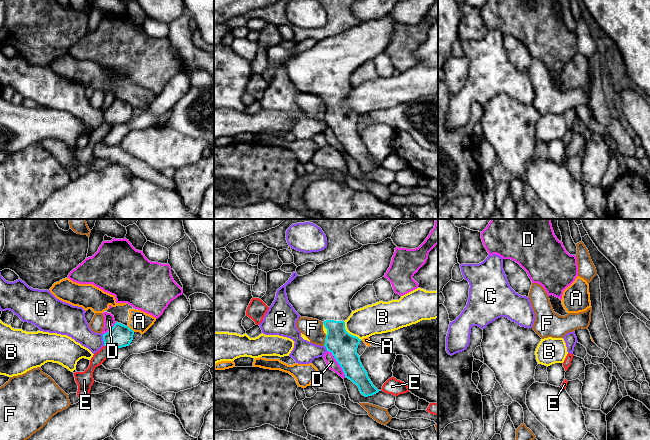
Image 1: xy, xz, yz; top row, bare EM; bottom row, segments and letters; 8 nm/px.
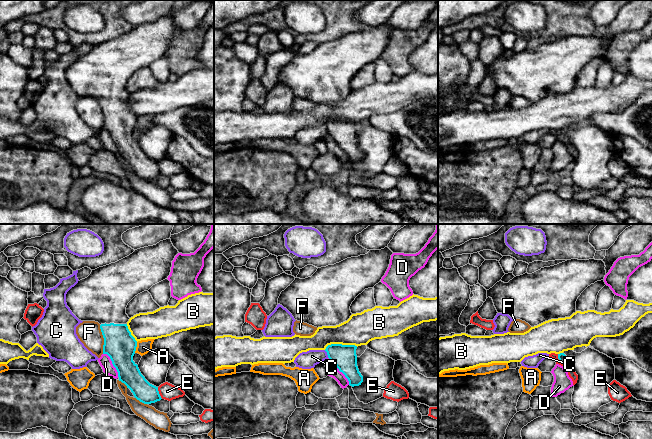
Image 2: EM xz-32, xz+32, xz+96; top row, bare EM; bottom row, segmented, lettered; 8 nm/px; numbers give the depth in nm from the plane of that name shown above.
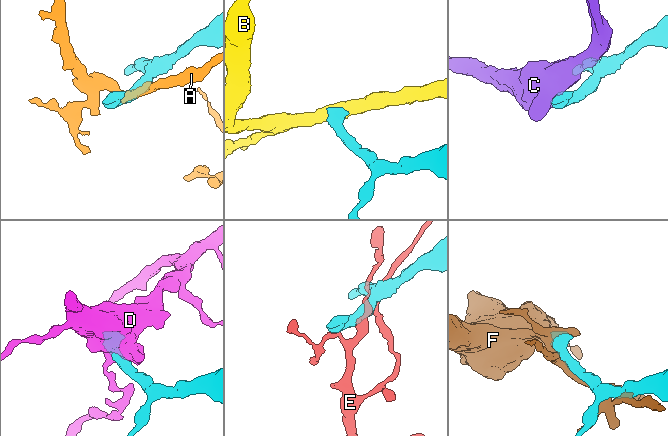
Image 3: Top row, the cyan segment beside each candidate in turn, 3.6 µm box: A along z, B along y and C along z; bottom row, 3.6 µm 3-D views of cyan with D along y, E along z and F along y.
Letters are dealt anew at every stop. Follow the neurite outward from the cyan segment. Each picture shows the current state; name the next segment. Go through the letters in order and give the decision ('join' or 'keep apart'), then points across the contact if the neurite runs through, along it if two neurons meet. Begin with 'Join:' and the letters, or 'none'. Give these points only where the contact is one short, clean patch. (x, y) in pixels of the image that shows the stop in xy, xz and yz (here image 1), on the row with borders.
Join: none
A: keep apart; border along xy (127, 326), (134, 331)
B: keep apart; border along xz (343, 321), (344, 328), (361, 339)
C: keep apart; border along xy (102, 334), (104, 345)
D: keep apart
E: keep apart
F: keep apart

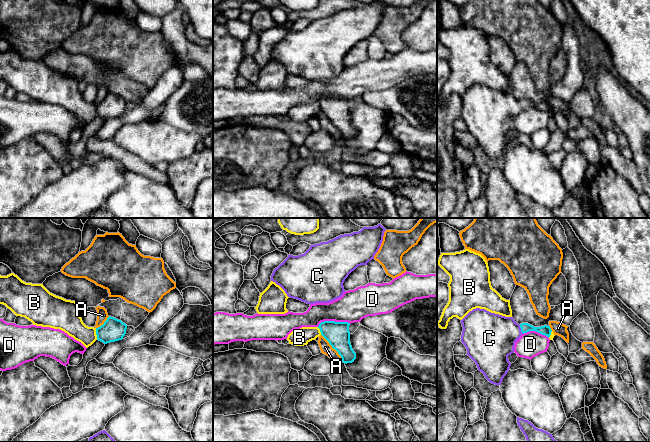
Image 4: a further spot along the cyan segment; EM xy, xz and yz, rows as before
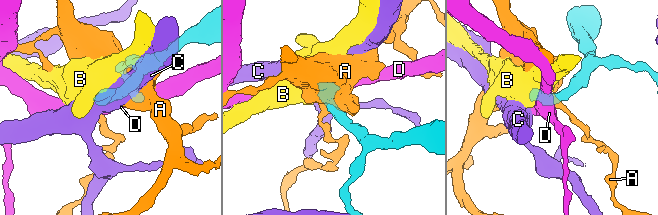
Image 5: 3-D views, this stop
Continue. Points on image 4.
Join: C
A: keep apart
B: keep apart; border along xy (95, 328), (97, 339)
C: join; runs through yz (545, 330), (521, 329), (491, 337)
D: keep apart; border along xz (350, 323), (322, 321), (317, 326)

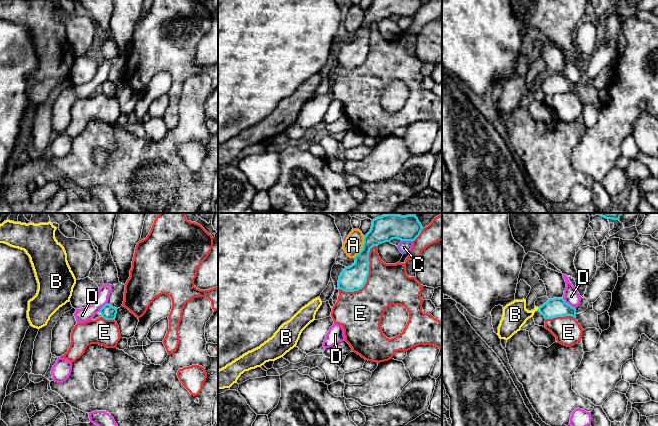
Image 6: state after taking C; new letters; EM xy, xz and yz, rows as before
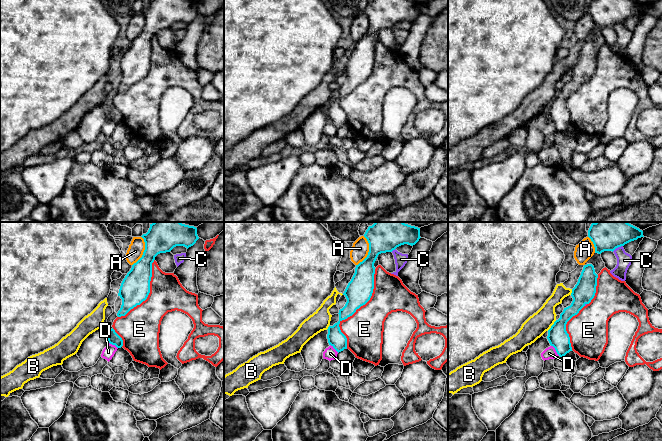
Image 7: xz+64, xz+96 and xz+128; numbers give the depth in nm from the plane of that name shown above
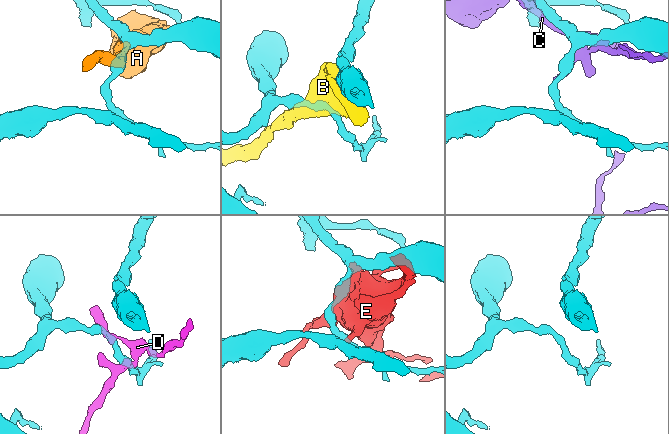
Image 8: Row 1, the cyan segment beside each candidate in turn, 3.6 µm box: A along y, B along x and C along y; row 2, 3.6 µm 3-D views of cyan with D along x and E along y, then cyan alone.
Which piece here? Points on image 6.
Join: none
A: keep apart
B: keep apart
C: keep apart
D: keep apart; border along yz (562, 298), (574, 308)
E: keep apart

